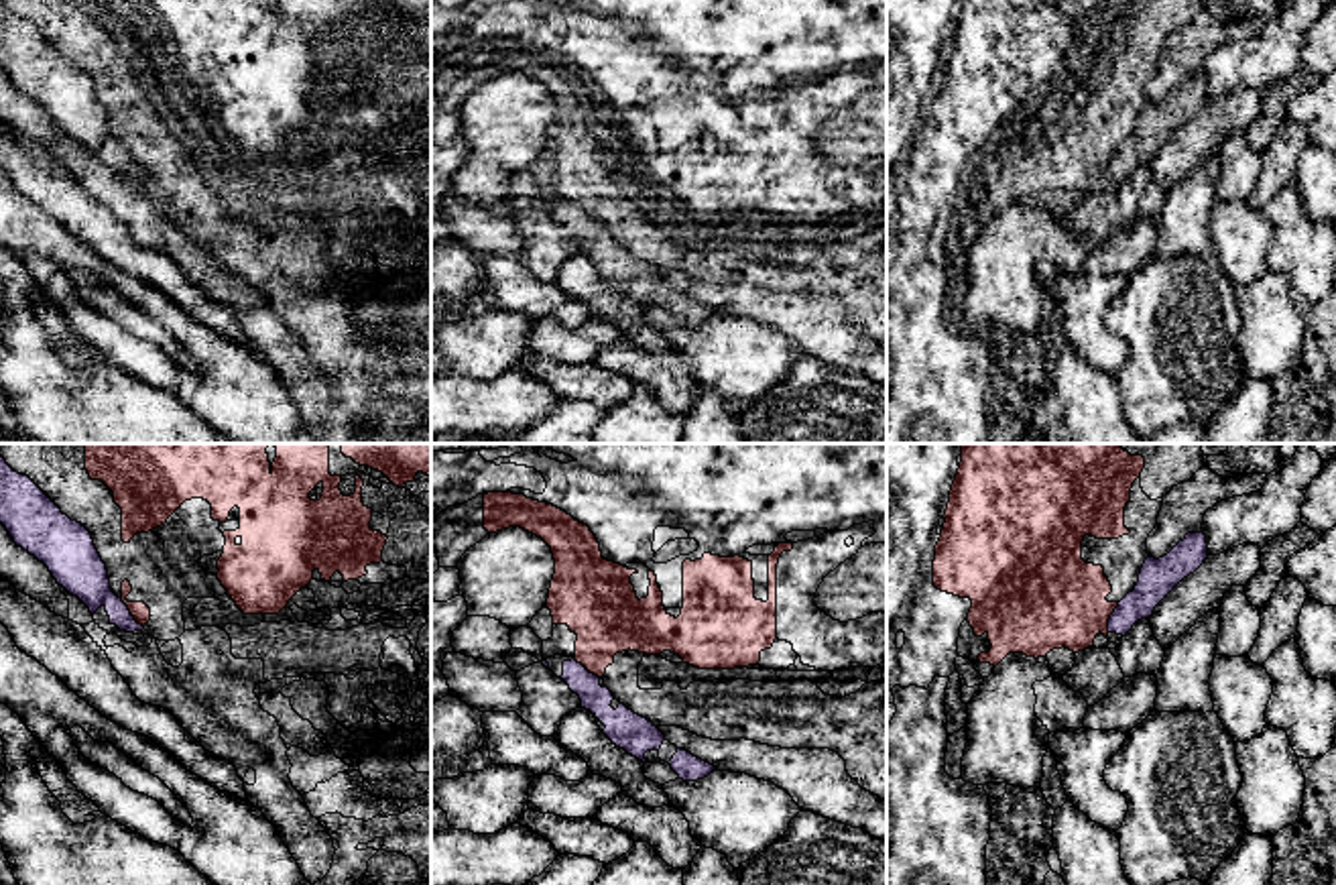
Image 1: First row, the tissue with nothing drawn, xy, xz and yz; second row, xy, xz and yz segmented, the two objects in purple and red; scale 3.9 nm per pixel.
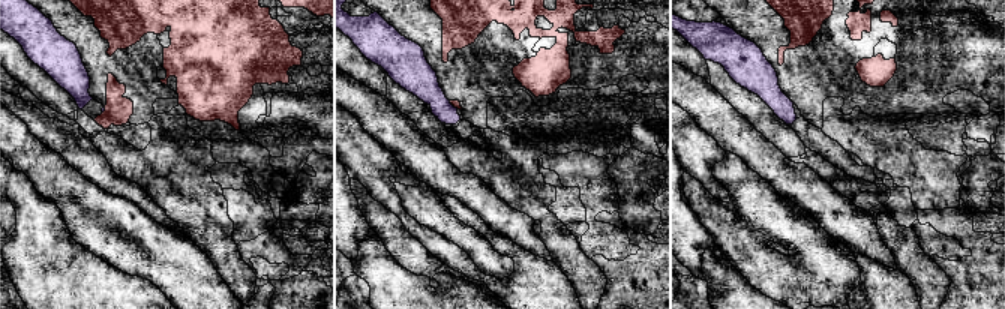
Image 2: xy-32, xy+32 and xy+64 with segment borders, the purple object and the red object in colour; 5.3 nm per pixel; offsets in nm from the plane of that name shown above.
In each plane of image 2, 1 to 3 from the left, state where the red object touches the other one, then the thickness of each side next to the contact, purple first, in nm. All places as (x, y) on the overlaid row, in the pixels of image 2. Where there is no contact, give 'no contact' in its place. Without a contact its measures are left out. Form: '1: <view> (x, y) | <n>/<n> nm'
1: xy-32 (104, 110) | 20/140 nm
2: xy+32 (452, 105) | 190/50 nm
3: no contact

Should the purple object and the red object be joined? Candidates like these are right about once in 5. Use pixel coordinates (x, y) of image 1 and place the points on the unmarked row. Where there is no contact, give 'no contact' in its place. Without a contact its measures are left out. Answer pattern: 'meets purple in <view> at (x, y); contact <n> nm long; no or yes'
meets purple in xy at (129, 157); contact 150 nm long; no

